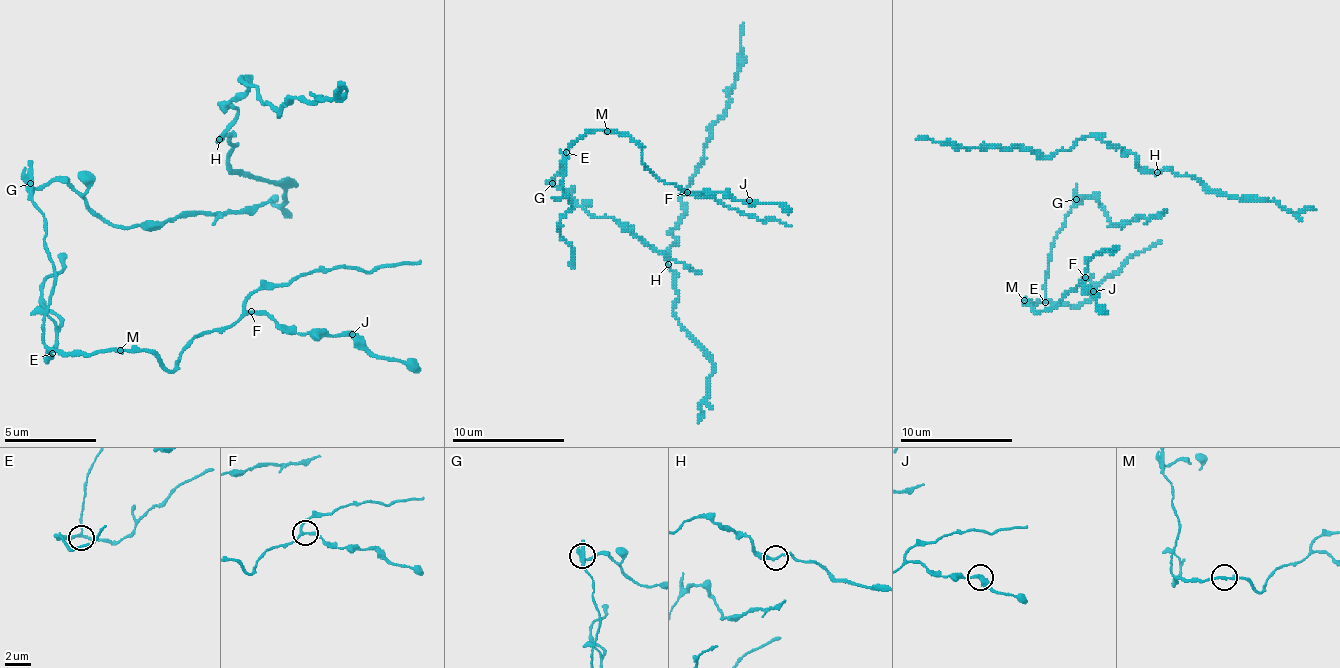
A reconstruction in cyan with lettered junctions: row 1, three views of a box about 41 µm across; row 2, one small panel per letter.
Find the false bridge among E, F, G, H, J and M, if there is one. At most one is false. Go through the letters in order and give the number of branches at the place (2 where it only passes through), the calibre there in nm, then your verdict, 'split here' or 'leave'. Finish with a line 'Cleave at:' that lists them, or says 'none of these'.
E: 3 branches meet; 190 nm thick; leave
F: 3 branches meet; 170 nm thick; leave
G: 3 branches meet; 260 nm thick; split here
H: 2 branches meet; 190 nm thick; leave
J: 2 branches meet; 320 nm thick; leave
M: 2 branches meet; 170 nm thick; leave
Cleave at: G

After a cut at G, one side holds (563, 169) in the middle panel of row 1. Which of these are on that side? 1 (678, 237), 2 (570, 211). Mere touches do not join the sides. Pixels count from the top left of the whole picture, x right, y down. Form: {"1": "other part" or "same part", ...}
{"1": "same part", "2": "same part"}

